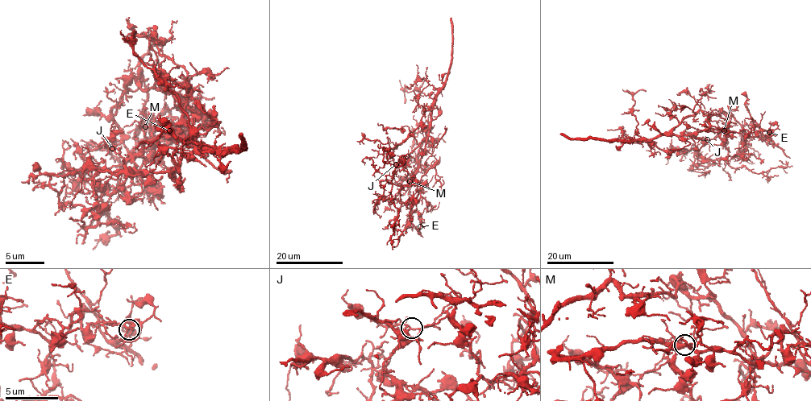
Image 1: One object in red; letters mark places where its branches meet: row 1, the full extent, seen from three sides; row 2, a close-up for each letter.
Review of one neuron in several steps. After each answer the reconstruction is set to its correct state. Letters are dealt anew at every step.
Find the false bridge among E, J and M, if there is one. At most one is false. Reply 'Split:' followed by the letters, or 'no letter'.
Split: E

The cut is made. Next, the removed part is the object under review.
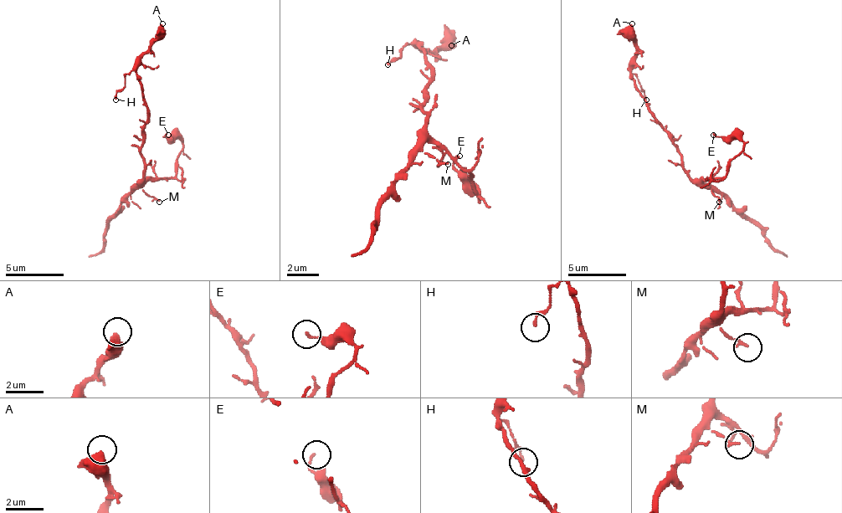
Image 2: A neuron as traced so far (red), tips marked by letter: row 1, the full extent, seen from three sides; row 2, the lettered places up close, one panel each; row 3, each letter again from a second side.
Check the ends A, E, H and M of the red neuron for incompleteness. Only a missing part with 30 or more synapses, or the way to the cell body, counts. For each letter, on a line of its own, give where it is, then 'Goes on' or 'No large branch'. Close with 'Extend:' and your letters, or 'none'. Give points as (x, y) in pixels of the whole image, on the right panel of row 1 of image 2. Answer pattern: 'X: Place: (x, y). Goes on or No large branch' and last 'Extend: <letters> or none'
A: Place: (632, 23). No large branch
E: Place: (713, 135). No large branch
H: Place: (646, 100). No large branch
M: Place: (719, 202). No large branch
Extend: none

